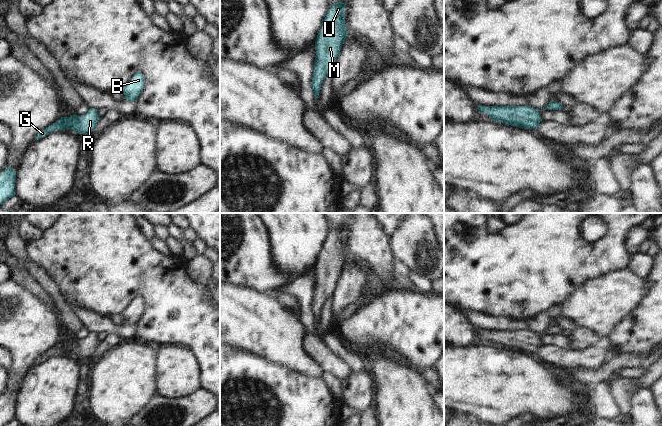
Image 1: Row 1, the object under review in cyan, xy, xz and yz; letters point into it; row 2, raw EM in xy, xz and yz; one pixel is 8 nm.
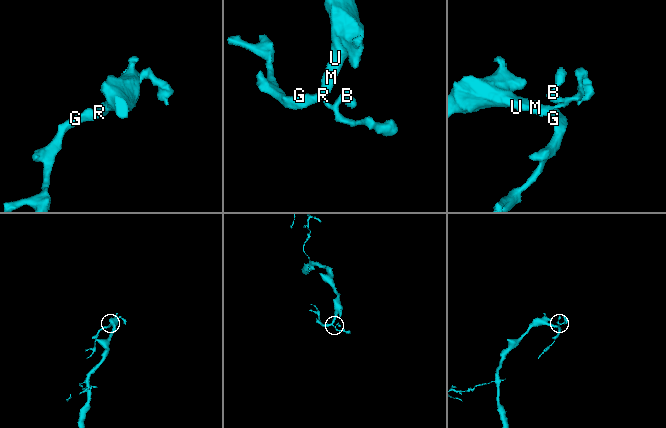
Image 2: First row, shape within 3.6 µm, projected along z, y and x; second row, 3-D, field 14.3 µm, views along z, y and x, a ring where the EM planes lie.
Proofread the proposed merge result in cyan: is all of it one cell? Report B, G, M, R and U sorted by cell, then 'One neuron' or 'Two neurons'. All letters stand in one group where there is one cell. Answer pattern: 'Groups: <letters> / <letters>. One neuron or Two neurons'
Groups: B G M R U. One neuron.

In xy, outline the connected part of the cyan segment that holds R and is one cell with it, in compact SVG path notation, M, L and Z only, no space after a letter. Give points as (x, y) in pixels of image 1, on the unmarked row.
M90 332L81 340L73 338L71 341L61 341L57 346L39 356L35 361L35 364L56 354L72 353L77 358L89 358L96 352L98 345L100 344L97 335L98 334L94 332Z

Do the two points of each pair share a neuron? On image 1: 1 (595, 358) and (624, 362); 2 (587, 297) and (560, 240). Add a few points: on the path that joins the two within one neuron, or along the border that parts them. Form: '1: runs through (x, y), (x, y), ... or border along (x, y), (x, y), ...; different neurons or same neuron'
1: border along (604, 363), (595, 369), (588, 370); different neurons
2: border along (602, 275), (589, 279), (579, 285), (564, 301); different neurons

